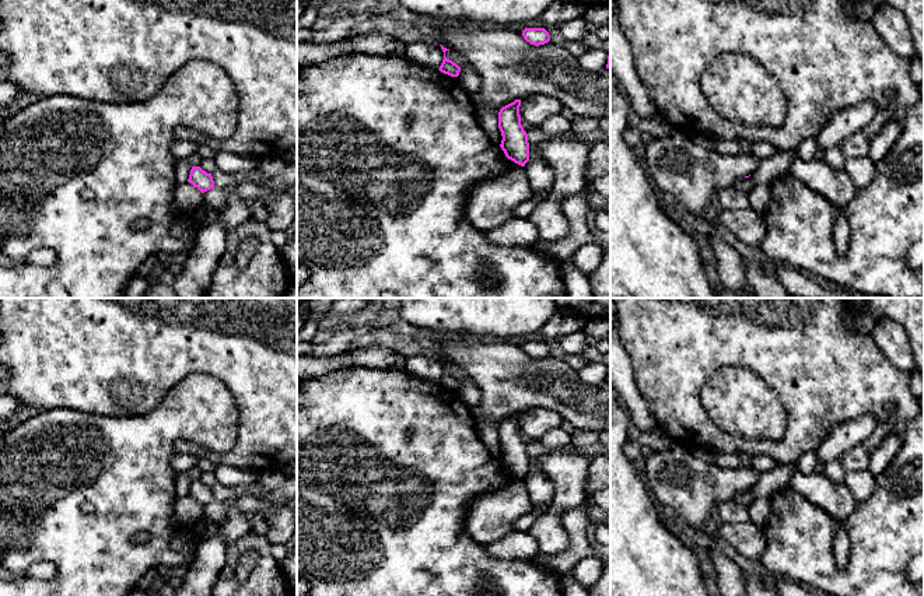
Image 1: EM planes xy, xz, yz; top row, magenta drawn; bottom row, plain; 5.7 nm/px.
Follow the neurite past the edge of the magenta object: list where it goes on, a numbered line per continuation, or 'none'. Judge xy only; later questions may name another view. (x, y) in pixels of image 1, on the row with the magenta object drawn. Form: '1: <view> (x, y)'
none

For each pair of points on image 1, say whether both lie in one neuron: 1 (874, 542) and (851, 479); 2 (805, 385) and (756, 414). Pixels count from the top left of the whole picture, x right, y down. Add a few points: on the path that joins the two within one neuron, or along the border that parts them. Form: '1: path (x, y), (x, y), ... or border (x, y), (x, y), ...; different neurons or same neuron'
1: border (875, 477), (874, 491), (857, 504); different neurons
2: border (759, 375), (784, 409), (786, 433); different neurons

